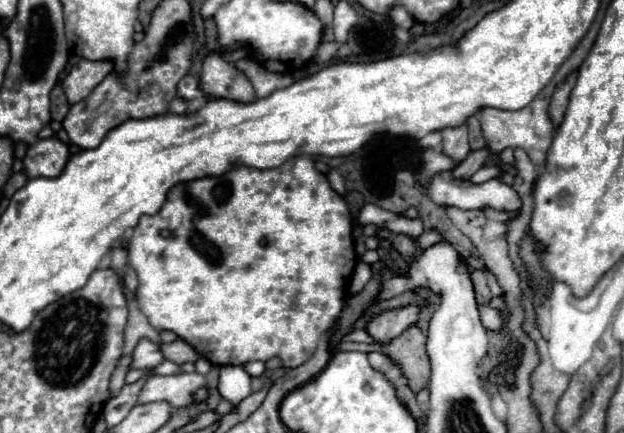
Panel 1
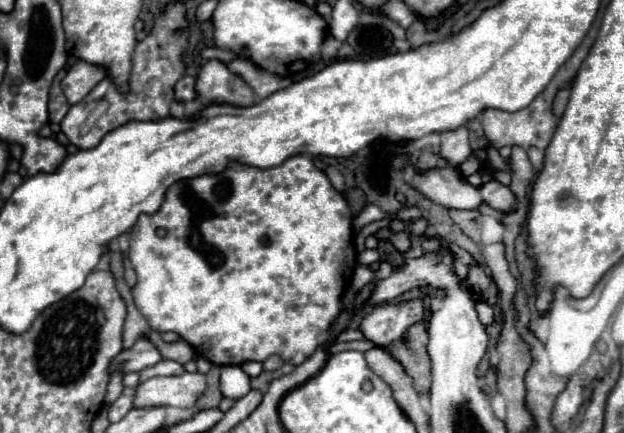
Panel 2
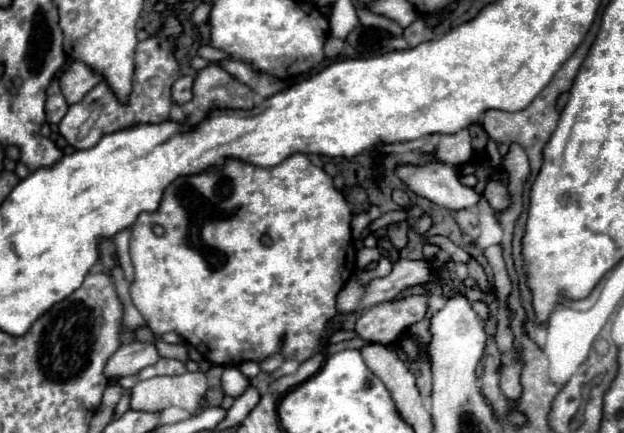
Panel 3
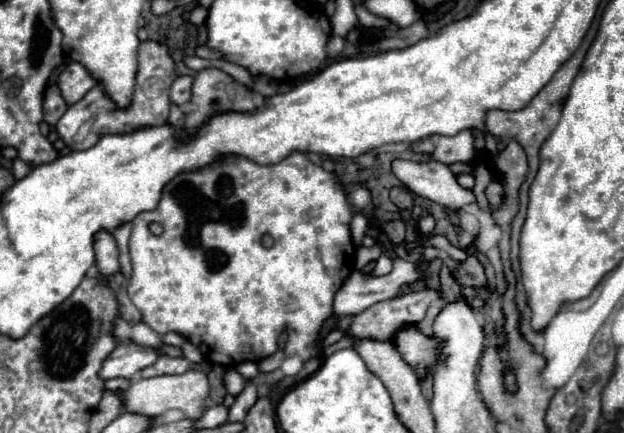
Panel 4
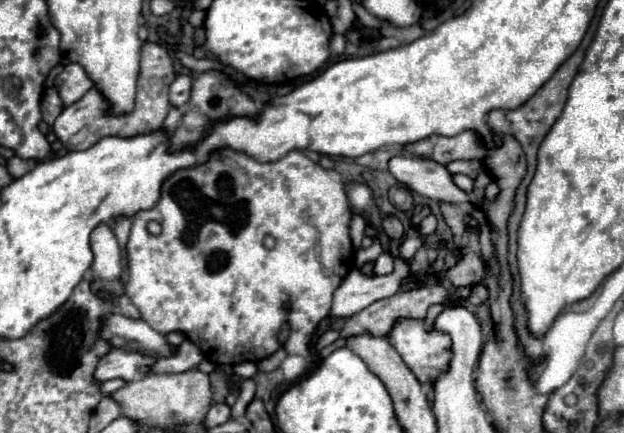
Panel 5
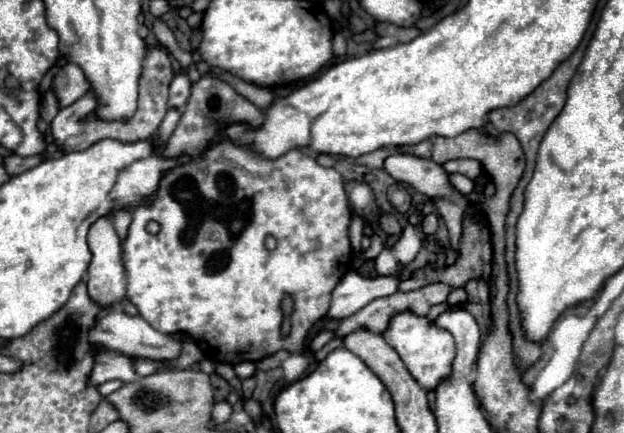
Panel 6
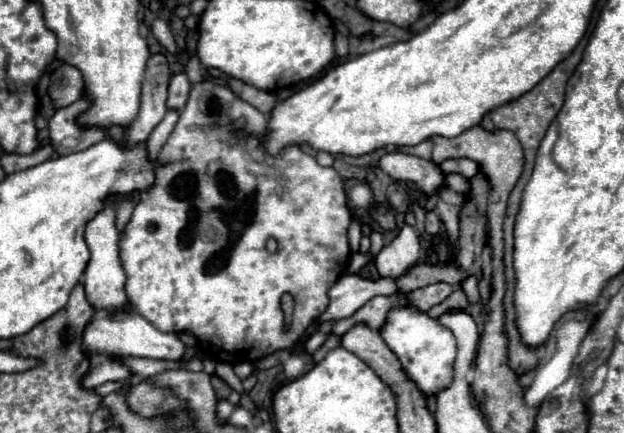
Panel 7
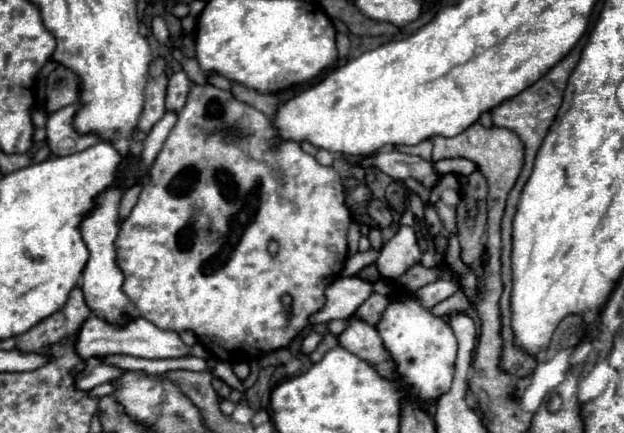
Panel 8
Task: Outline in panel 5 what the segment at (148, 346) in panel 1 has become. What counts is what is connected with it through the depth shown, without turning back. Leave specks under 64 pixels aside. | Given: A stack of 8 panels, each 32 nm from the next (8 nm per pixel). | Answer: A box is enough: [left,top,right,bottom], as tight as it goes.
[96,348,156,382]

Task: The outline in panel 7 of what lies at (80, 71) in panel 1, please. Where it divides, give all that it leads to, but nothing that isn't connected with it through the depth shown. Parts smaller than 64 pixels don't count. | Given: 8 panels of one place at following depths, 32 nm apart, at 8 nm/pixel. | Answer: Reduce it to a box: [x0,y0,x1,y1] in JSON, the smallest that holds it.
[48,64,86,108]

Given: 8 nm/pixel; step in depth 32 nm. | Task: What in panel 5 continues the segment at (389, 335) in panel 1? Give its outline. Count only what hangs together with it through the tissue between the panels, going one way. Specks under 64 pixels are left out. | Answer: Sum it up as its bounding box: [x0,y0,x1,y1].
[340,284,446,338]

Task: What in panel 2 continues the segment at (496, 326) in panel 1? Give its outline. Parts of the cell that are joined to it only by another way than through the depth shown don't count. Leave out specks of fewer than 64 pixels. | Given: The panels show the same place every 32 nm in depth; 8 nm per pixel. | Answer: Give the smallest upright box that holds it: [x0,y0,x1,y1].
[476,302,496,326]

